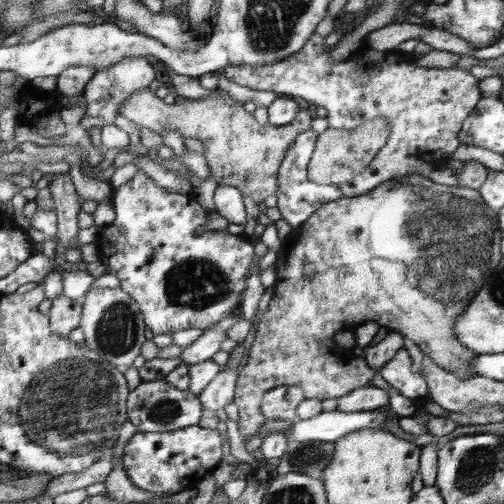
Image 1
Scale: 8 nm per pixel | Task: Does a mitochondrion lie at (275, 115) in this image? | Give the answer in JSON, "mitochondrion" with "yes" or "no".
{"mitochondrion":"no"}

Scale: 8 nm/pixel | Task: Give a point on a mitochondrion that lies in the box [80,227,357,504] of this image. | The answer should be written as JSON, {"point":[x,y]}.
{"point":[195,284]}

